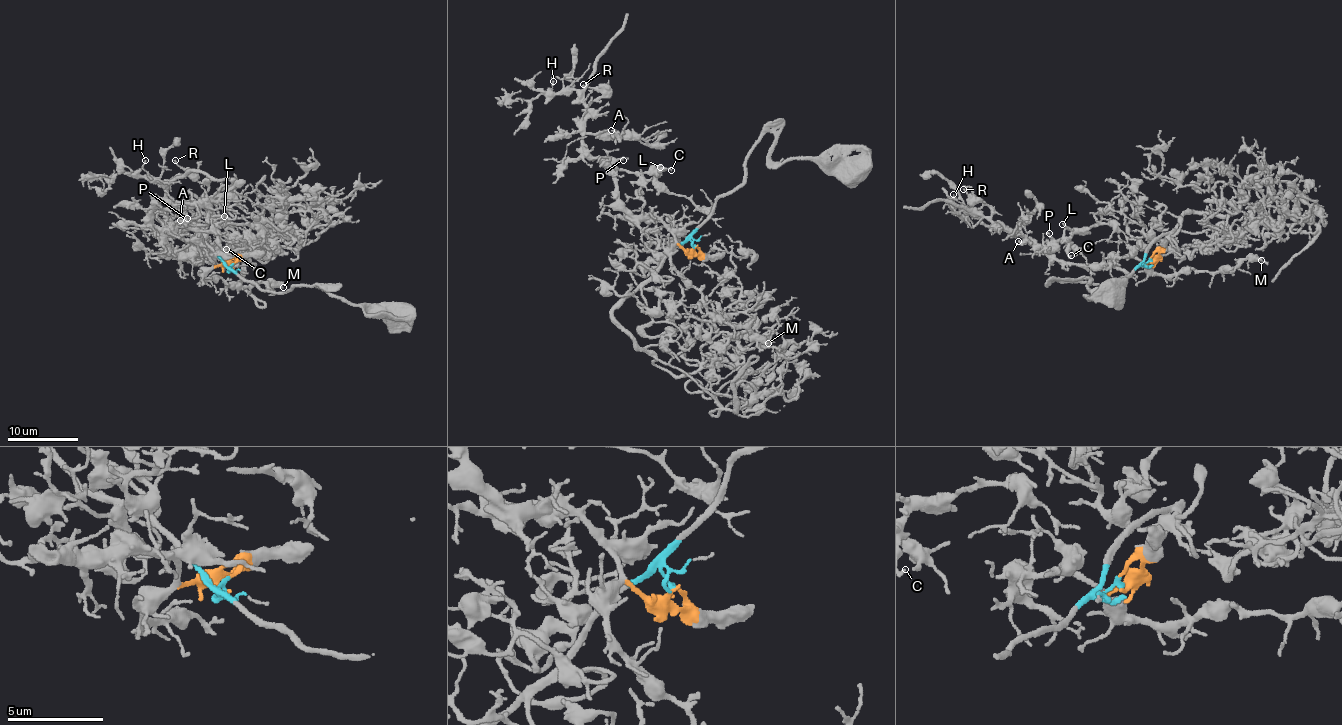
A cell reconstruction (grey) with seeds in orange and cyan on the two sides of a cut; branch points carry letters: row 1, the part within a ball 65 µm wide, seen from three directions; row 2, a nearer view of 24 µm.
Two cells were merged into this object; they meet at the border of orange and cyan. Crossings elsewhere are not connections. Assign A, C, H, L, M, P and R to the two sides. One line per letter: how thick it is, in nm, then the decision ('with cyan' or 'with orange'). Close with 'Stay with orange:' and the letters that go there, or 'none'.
A: 130 nm | with orange
C: 150 nm | with orange
H: 120 nm | with orange
L: 130 nm | with orange
M: 340 nm | with orange
P: 130 nm | with orange
R: 130 nm | with orange
Stay with orange: A, C, H, L, M, P, R

